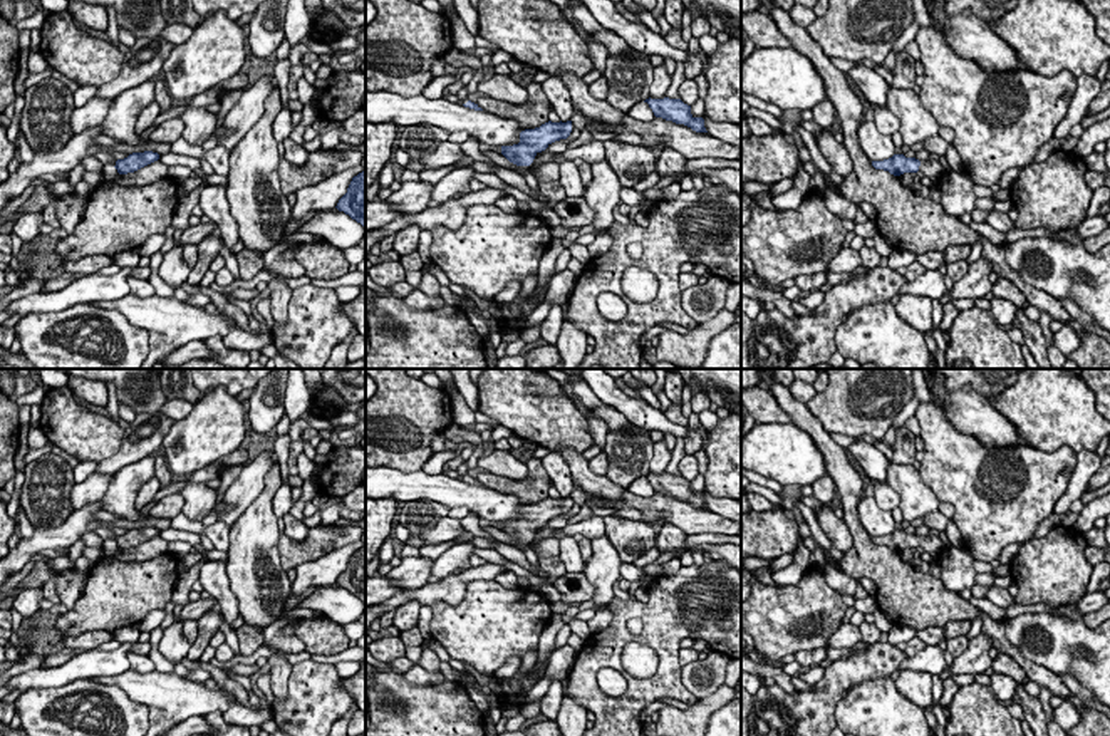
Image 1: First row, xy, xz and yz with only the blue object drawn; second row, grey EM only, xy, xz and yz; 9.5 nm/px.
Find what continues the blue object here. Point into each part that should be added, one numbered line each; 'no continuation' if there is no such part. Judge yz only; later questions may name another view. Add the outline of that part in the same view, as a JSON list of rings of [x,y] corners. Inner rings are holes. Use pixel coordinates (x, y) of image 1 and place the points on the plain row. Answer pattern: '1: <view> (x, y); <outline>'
1: yz (933, 545); [[[926,535],[921,536],[919,547],[927,552],[932,560],[939,560],[941,550],[944,548],[944,543],[939,536]]]

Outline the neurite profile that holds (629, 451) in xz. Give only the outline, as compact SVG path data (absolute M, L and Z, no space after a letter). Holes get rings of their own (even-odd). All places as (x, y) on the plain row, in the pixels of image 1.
M632 426L607 431L604 453L609 458L607 478L627 490L637 478L651 473L654 441L647 429Z

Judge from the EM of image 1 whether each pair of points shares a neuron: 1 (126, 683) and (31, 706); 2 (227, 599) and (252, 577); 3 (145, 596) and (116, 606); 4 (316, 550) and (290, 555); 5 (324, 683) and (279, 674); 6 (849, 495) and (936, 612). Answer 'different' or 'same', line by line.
1: different
2: different
3: same
4: same
5: different
6: same

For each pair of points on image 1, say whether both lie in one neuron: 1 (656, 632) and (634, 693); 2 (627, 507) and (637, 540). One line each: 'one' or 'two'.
1: one
2: two

